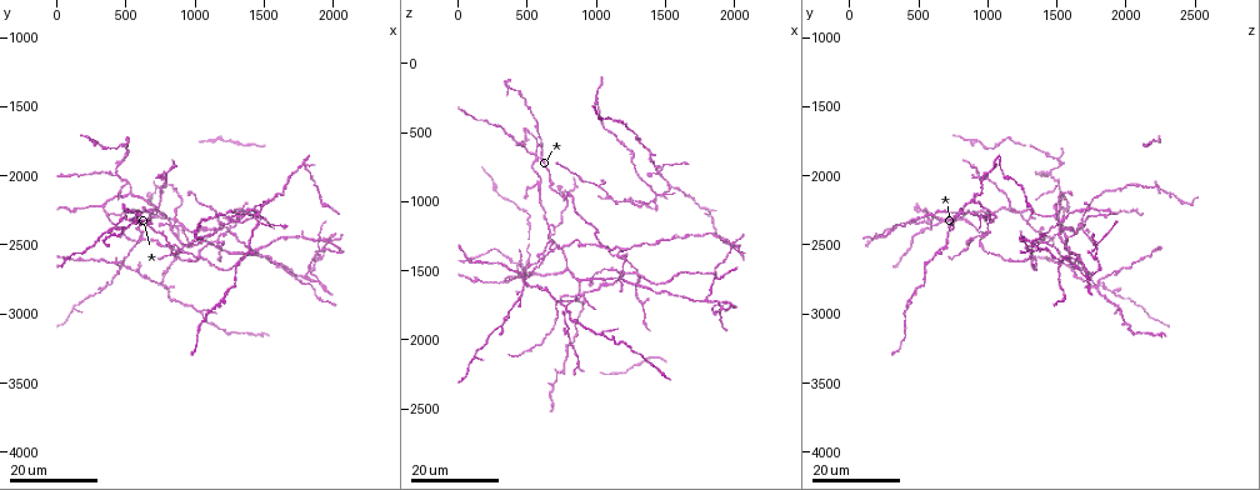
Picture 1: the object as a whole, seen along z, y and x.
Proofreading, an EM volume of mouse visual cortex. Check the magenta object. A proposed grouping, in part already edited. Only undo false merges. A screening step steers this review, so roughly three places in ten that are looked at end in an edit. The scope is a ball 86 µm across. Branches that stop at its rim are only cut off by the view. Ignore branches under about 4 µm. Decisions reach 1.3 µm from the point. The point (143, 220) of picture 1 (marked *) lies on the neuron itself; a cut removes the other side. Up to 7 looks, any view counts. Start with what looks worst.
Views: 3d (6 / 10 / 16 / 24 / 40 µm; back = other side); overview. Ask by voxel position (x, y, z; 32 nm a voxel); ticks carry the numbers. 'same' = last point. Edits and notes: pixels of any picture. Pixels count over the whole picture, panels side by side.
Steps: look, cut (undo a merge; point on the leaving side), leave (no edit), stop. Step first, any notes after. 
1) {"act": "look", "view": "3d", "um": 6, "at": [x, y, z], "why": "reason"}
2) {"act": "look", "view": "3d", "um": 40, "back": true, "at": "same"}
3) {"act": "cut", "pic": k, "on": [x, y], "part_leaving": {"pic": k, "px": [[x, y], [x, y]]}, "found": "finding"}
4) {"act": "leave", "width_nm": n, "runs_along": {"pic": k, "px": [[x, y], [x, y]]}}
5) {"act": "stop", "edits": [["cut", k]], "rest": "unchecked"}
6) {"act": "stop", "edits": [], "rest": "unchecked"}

{"act": "look", "view": "3d", "um": 16, "at": [700, 2240, 1180], "why": "three arms meet"}

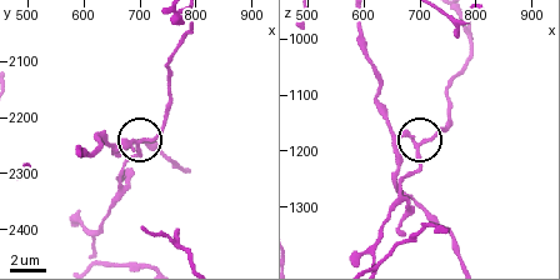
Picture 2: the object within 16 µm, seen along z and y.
{"act": "look", "view": "3d", "um": 10, "at": [695, 2240, 1195]}

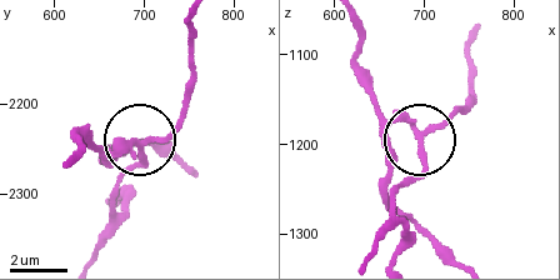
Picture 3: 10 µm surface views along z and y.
{"act": "leave", "found": "continuous, no second neuron"}

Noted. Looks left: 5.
{"act": "look", "view": "3d", "um": 24, "at": [320, 2220, 1600], "why": "three-way junction"}

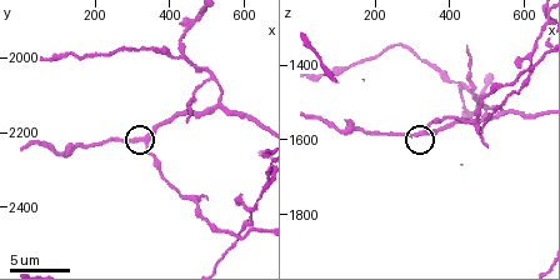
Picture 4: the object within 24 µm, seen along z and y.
{"act": "look", "view": "3d", "um": 6, "at": [320, 2220, 1580]}

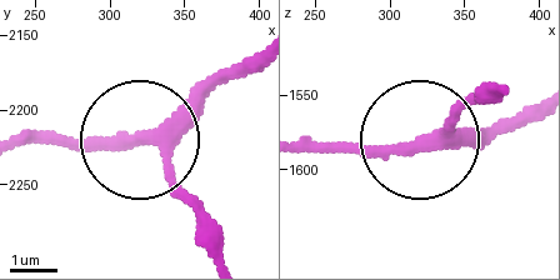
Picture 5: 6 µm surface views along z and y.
{"act": "leave", "side_arm_um": 12, "runs_along": {"pic": 5, "px": [[221, 253], [205, 205], [134, 138], [26, 134]]}, "found": "one neuron here"}

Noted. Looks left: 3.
{"act": "look", "view": "3d", "um": 10, "at": [440, 1990, 1460], "why": "branch point"}

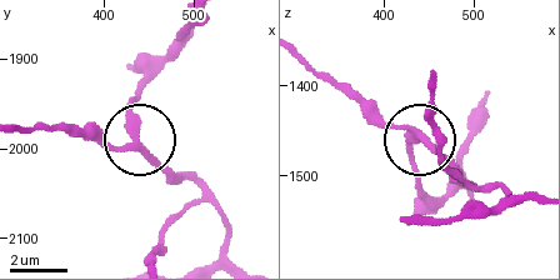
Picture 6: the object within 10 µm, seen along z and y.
{"act": "leave", "arms": 3, "found": "continuous, no second neuron"}

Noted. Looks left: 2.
{"act": "stop", "edits": [], "rest": "unchecked"}

